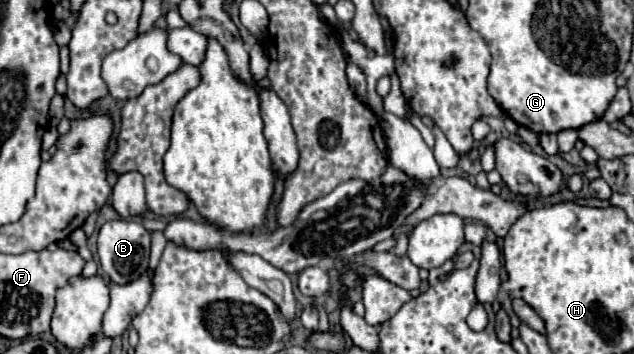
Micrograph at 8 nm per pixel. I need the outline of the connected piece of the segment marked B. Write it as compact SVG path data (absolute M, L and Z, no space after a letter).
M110 220L98 232L98 256L104 272L116 284L126 284L138 278L148 268L150 232L136 220Z

